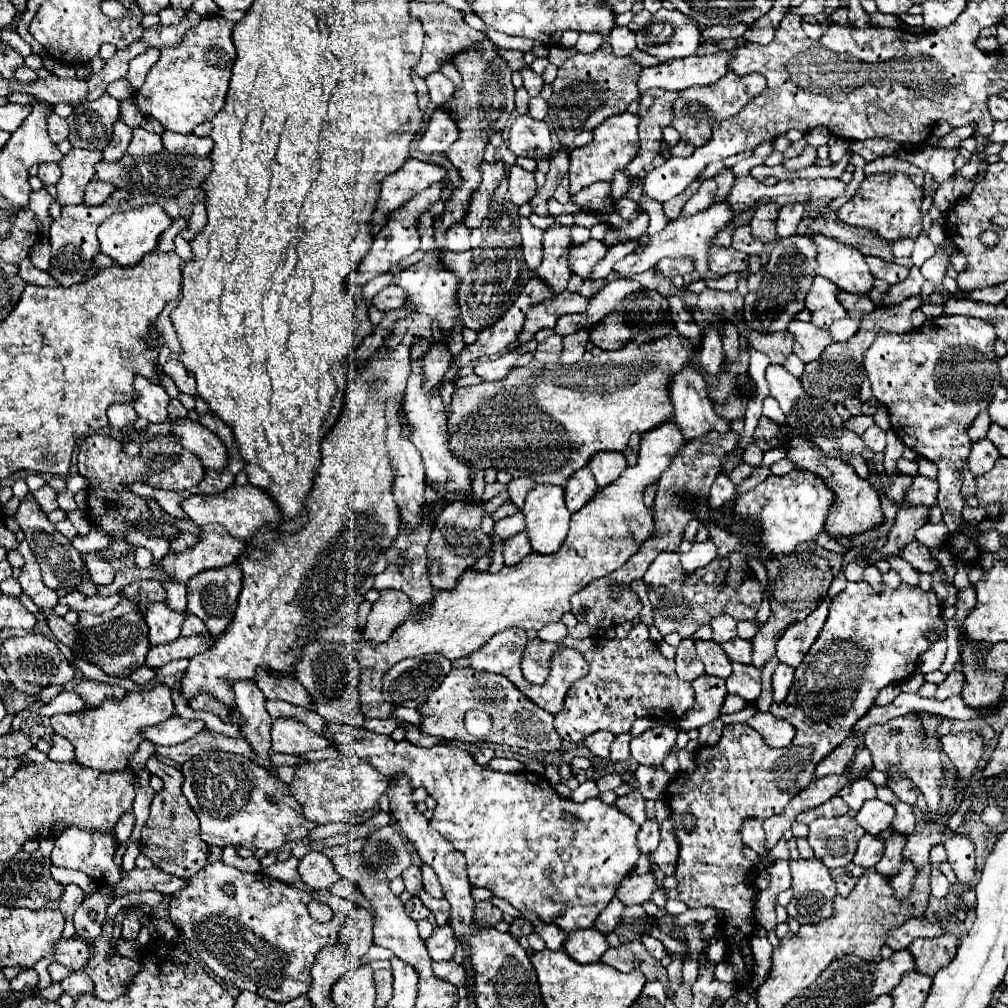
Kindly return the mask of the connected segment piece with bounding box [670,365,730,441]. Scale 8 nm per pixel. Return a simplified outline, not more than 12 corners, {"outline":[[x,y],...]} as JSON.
{"outline":[[686,365],[672,383],[676,425],[686,441],[730,431],[702,375]]}

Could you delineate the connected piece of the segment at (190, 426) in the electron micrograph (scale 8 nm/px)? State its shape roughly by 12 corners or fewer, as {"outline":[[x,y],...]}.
{"outline":[[178,419],[174,437],[206,469],[224,471],[224,443],[206,427]]}

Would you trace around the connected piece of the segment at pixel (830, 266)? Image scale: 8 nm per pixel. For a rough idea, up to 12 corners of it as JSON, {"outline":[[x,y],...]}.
{"outline":[[820,233],[816,275],[848,293],[868,293],[874,277],[858,249]]}

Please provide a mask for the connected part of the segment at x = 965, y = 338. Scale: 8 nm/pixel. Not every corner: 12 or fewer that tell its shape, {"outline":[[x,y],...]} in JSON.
{"outline":[[988,321],[880,331],[862,359],[892,431],[962,525],[966,431],[1000,385]]}

